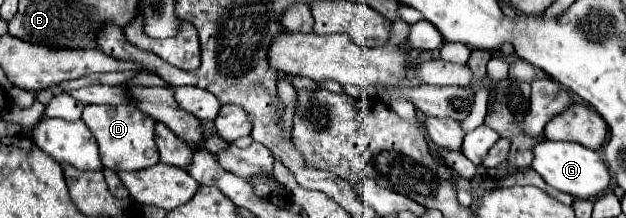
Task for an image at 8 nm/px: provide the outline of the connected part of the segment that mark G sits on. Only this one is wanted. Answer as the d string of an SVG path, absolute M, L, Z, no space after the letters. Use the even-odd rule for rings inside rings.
M542 141L534 145L534 161L530 165L550 187L570 193L578 199L598 197L610 185L610 173L598 151L580 143L568 141Z

